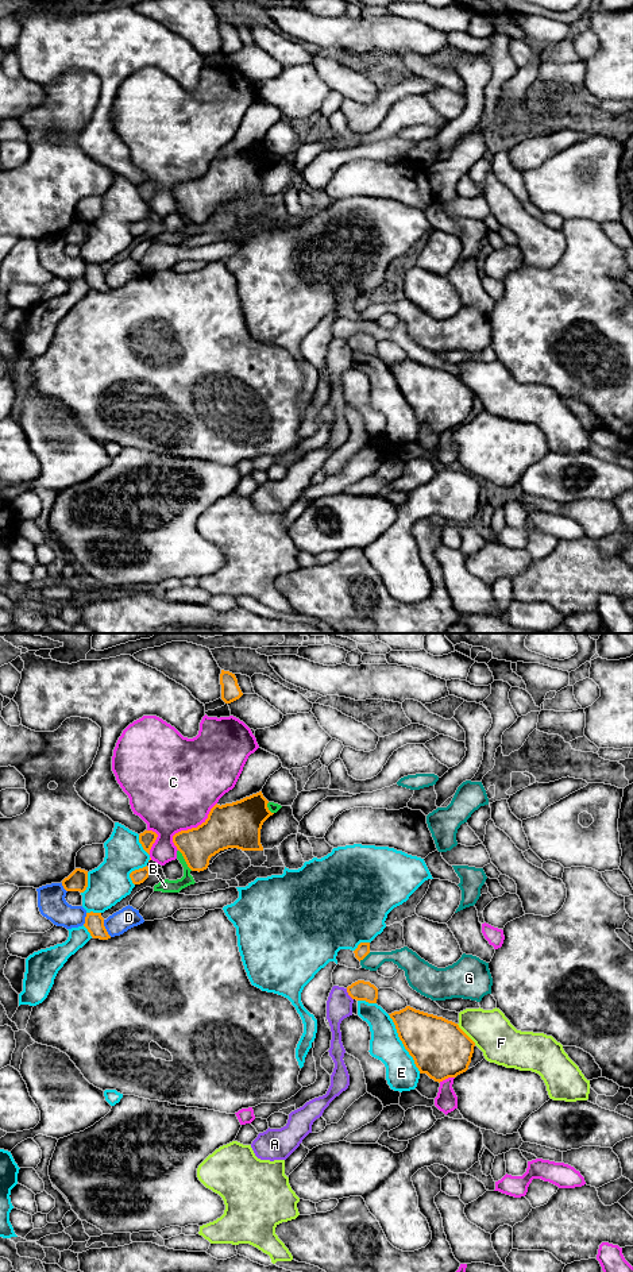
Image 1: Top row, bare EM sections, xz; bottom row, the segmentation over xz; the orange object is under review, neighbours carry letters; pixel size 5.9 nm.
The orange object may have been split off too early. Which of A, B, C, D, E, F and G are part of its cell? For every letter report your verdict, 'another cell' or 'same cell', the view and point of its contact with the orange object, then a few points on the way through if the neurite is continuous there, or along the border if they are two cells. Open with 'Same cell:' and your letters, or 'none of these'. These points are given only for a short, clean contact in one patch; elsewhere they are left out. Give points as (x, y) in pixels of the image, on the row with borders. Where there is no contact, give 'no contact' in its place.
Same cell: none of these
A: another cell; contact xz (348, 994); border xz (346, 989), (352, 999)
B: another cell; contact xz (185, 860)
C: another cell; contact xz (192, 828)
D: another cell; contact xz (104, 928)
E: another cell; contact xz (402, 1043)
F: another cell; contact xz (466, 1035)
G: another cell; contact xz (365, 956)

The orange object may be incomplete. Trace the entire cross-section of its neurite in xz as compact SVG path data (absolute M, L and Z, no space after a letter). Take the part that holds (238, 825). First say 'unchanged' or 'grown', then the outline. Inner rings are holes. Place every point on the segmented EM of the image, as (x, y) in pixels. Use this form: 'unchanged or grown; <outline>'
unchanged; M262 791L232 803L216 803L201 825L175 833L173 843L188 867L198 872L207 870L211 857L220 851L263 851L260 829L274 814L267 803Z

